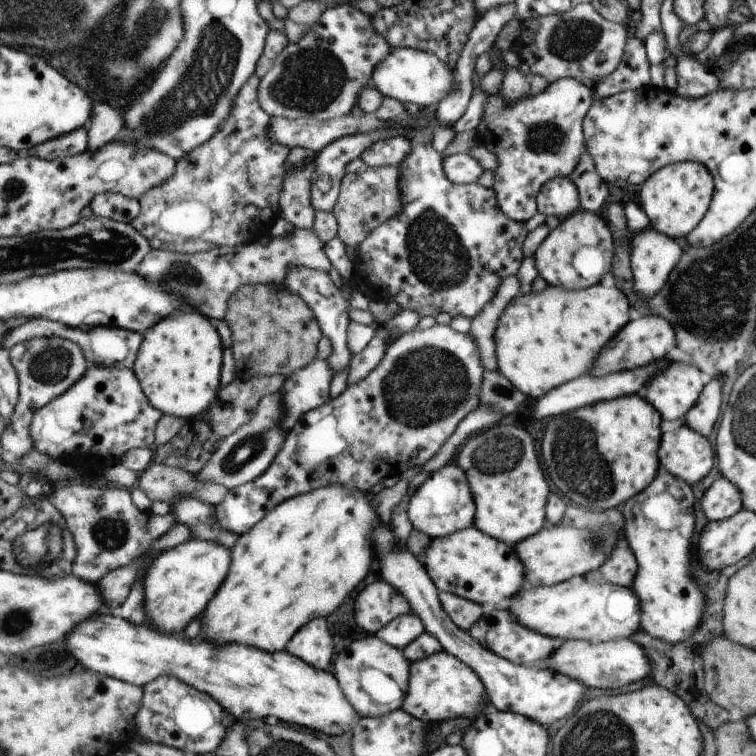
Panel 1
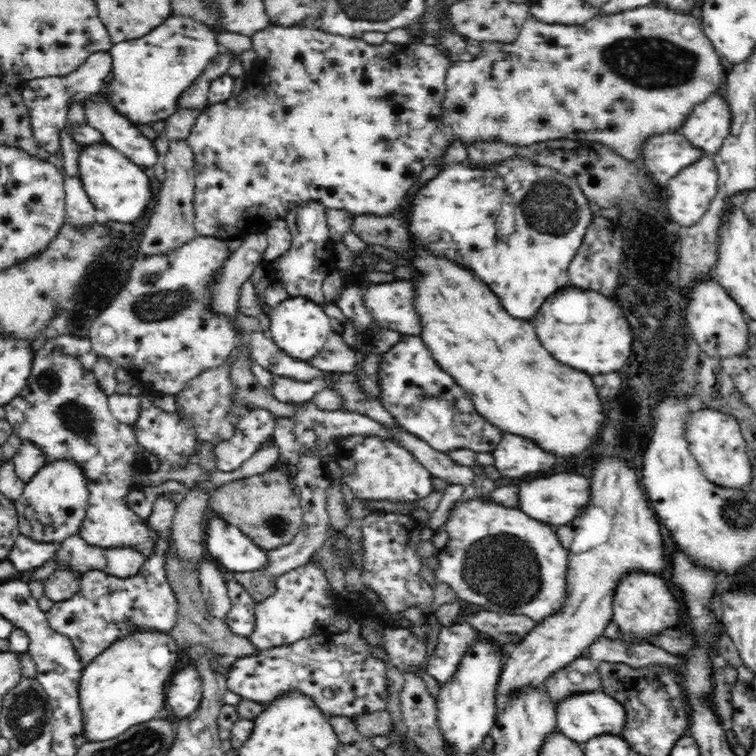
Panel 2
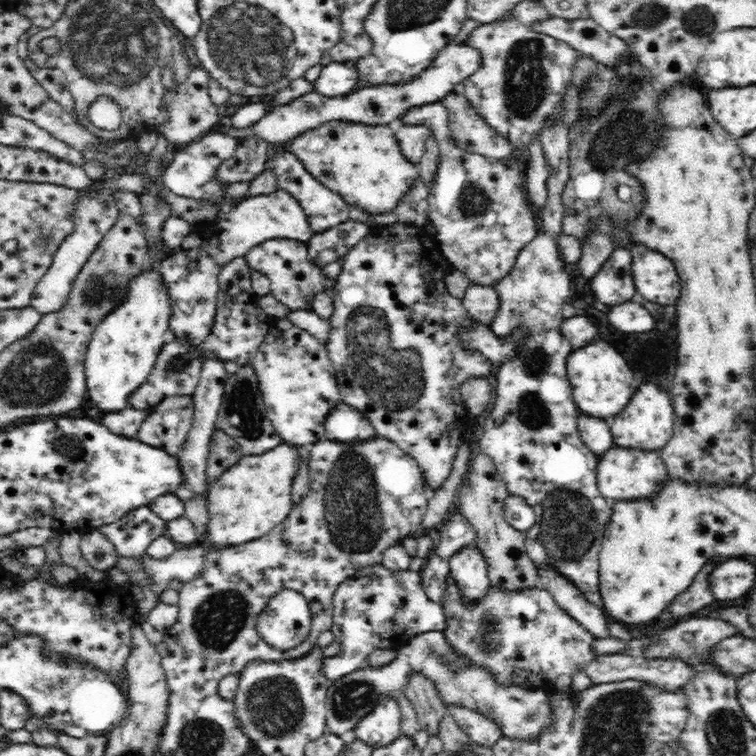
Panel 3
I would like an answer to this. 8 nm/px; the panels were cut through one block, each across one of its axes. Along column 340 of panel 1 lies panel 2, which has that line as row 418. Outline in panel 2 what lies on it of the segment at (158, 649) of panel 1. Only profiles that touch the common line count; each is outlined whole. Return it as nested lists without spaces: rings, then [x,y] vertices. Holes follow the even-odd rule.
[[[700,409],[686,418],[686,440],[690,443],[691,456],[698,461],[703,475],[719,487],[741,489],[753,479],[753,463],[747,453],[747,443],[741,434],[740,425],[733,416],[722,411]]]

